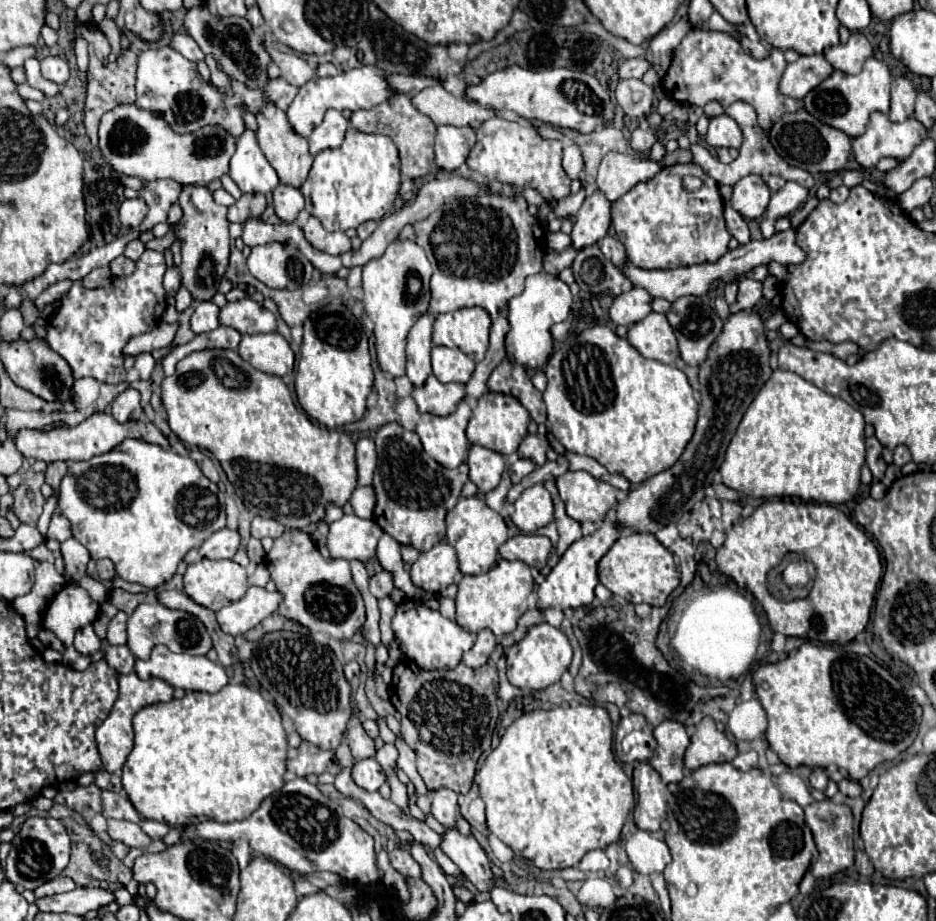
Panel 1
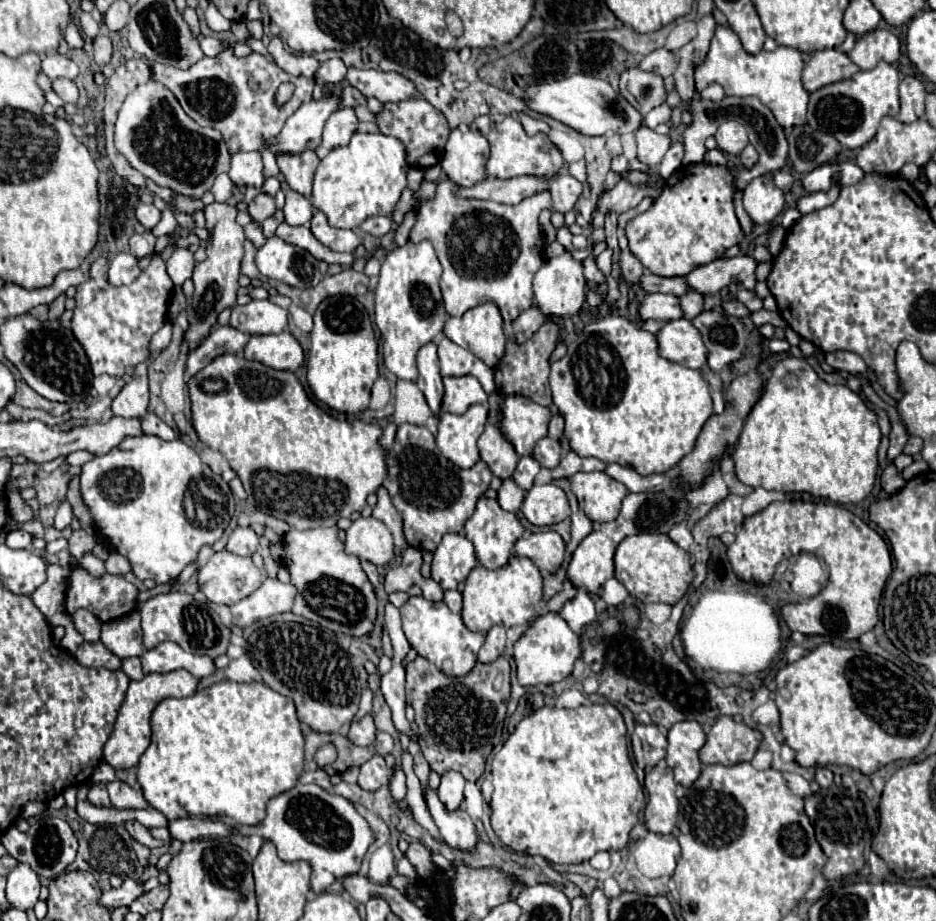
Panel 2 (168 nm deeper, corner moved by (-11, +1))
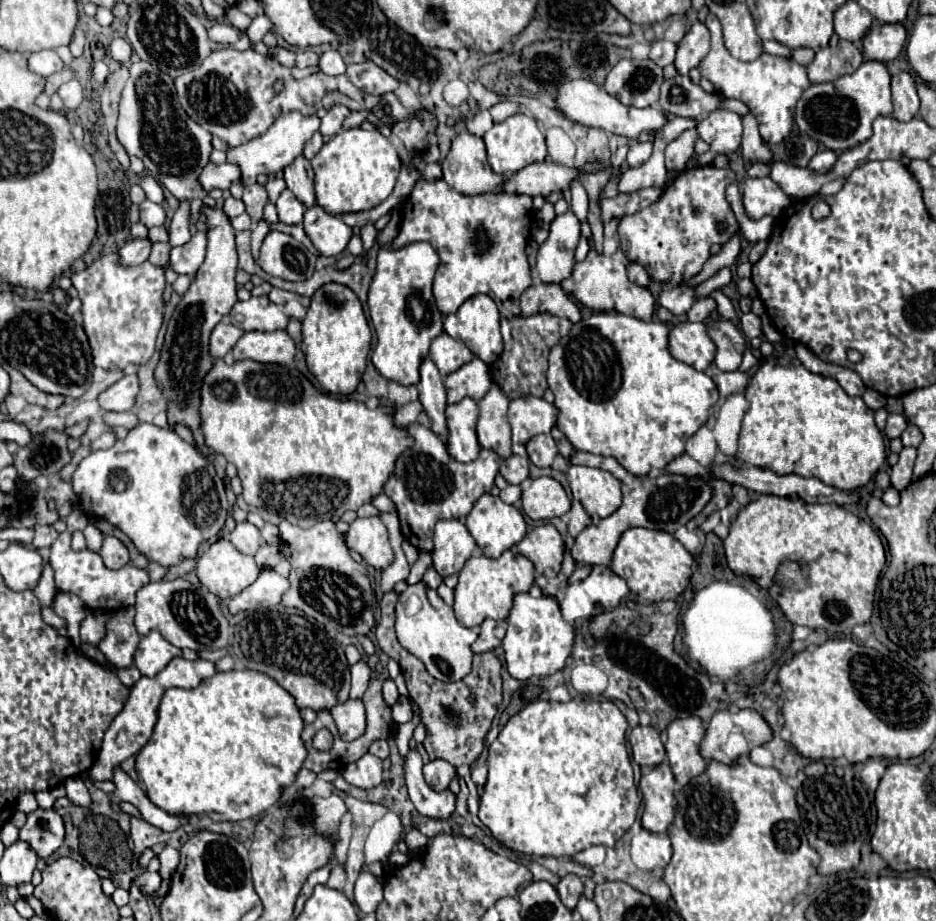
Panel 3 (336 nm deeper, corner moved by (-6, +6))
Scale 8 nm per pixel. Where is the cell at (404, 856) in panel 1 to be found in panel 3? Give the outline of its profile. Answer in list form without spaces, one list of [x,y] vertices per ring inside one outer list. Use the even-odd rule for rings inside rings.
[[[410,829],[404,837],[404,843],[410,851],[416,851],[416,849],[424,849],[428,845],[428,837],[424,837],[418,829]]]

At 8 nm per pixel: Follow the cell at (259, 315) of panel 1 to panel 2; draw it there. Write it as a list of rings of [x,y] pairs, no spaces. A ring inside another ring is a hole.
[[[251,300],[245,306],[235,306],[231,326],[247,334],[279,334],[287,328],[289,312],[269,300]]]

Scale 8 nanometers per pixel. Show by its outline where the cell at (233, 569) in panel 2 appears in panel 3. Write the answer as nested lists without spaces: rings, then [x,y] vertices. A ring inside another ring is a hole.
[[[216,539],[200,557],[196,575],[218,599],[232,599],[252,585],[260,569],[254,557],[242,555],[228,539]]]

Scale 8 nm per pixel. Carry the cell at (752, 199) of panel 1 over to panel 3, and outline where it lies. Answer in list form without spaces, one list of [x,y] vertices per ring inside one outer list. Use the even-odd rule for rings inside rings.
[[[746,179],[742,183],[742,201],[750,219],[762,219],[764,215],[778,217],[792,199],[770,179]]]

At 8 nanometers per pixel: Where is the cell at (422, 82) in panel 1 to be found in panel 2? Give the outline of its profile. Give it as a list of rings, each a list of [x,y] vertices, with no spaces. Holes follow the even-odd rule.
[[[349,68],[345,76],[355,88],[365,96],[373,96],[381,102],[401,102],[419,96],[417,88],[409,78],[397,72],[377,72],[377,70],[357,70]]]

